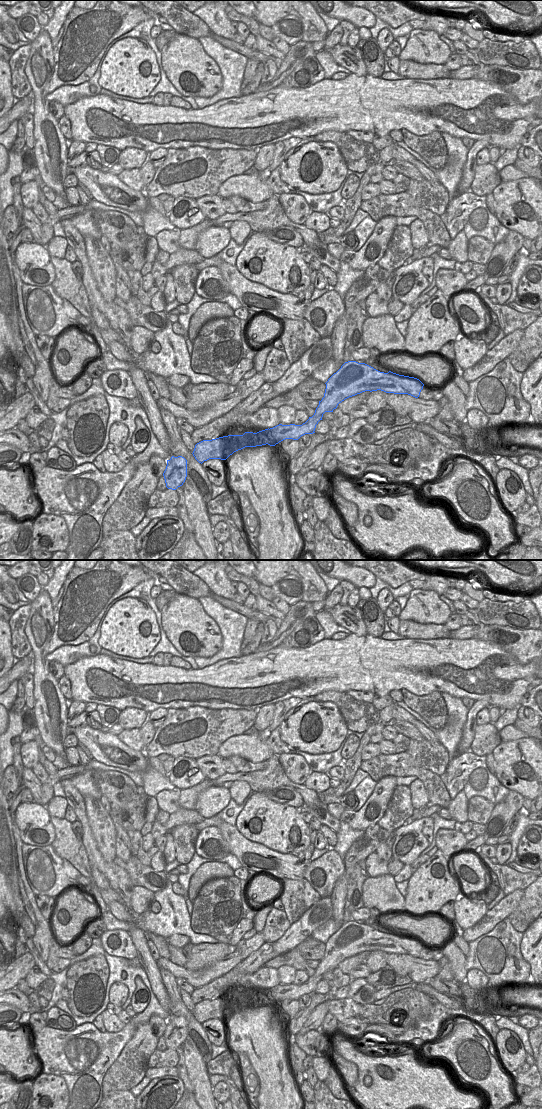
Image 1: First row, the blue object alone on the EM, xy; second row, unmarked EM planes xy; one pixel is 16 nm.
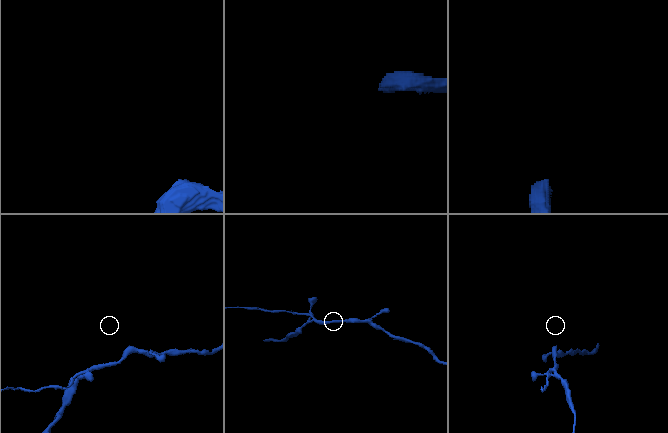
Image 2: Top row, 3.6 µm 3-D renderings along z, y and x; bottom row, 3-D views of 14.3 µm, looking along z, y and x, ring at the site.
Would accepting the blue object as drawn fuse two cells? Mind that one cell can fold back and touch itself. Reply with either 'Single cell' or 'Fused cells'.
Fused cells

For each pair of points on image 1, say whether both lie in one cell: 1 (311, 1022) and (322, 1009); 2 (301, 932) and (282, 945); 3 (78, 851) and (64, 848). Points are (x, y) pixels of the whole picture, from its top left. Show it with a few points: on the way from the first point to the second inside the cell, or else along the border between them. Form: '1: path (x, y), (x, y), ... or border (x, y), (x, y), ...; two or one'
1: path (314, 1019), (319, 1012); one
2: path (296, 934), (287, 942); one
3: path (75, 851), (67, 848); one

